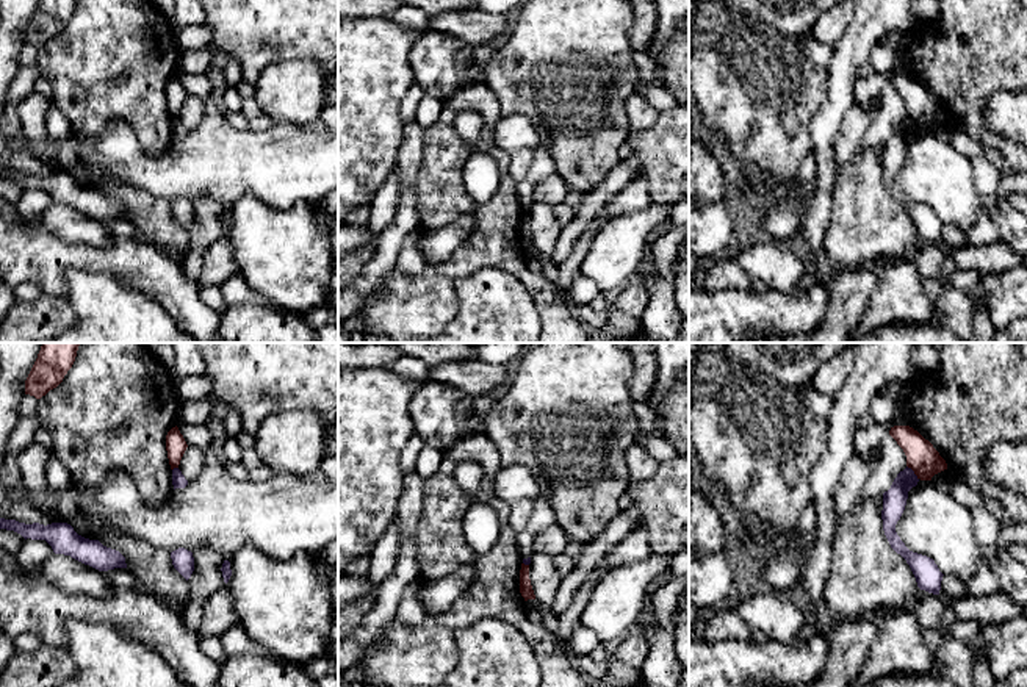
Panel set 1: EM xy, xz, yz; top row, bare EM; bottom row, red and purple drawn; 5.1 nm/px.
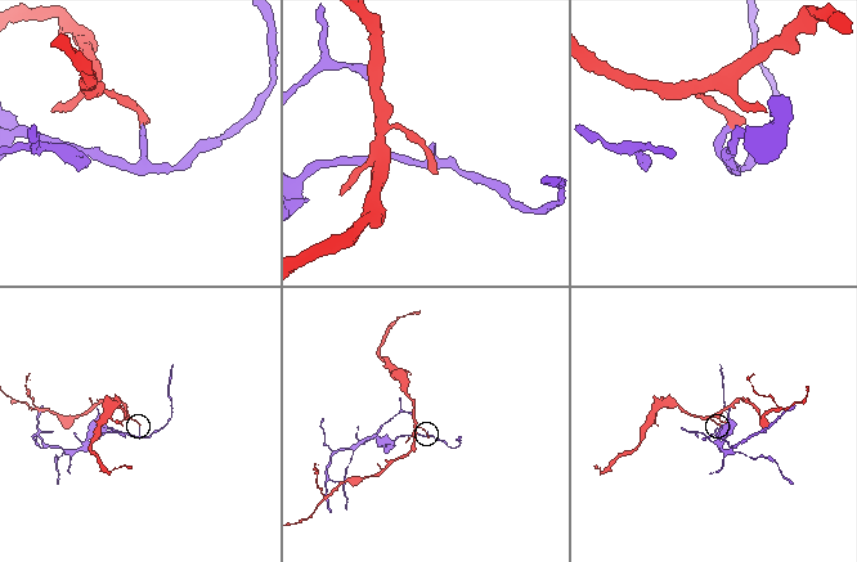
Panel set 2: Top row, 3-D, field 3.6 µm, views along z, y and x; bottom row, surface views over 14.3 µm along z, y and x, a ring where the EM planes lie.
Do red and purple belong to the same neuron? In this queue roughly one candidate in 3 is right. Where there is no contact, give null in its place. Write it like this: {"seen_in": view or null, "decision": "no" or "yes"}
{"seen_in": "yz", "decision": "no"}

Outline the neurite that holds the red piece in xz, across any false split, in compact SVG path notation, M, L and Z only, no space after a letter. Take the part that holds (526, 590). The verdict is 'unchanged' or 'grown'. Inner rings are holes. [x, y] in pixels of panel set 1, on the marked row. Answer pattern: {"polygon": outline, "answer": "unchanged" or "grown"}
{"polygon": "M521 563L521 570L520 570L520 593L524 598L524 601L535 599L529 579L529 565L524 563Z", "answer": "unchanged"}

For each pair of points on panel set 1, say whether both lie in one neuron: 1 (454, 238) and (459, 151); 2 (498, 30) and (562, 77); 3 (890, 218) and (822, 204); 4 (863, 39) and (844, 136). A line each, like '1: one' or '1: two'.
1: two
2: two
3: two
4: two

